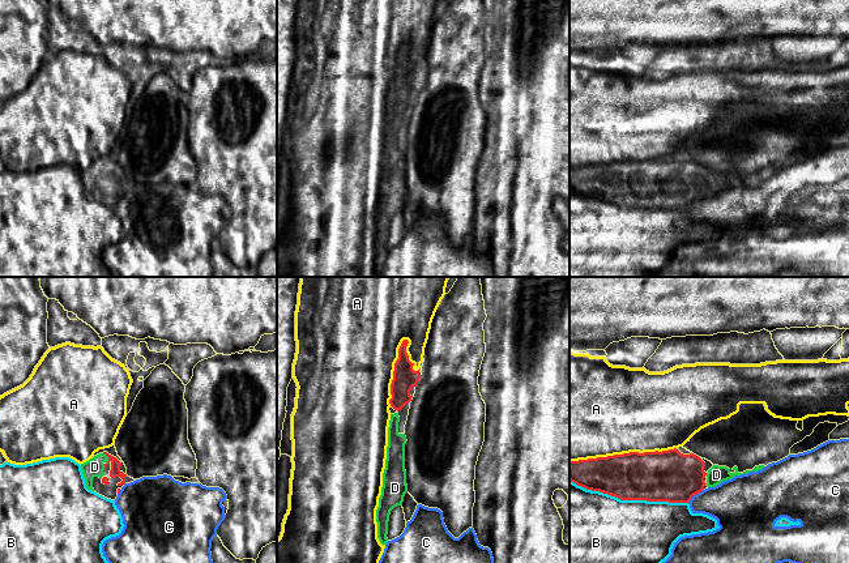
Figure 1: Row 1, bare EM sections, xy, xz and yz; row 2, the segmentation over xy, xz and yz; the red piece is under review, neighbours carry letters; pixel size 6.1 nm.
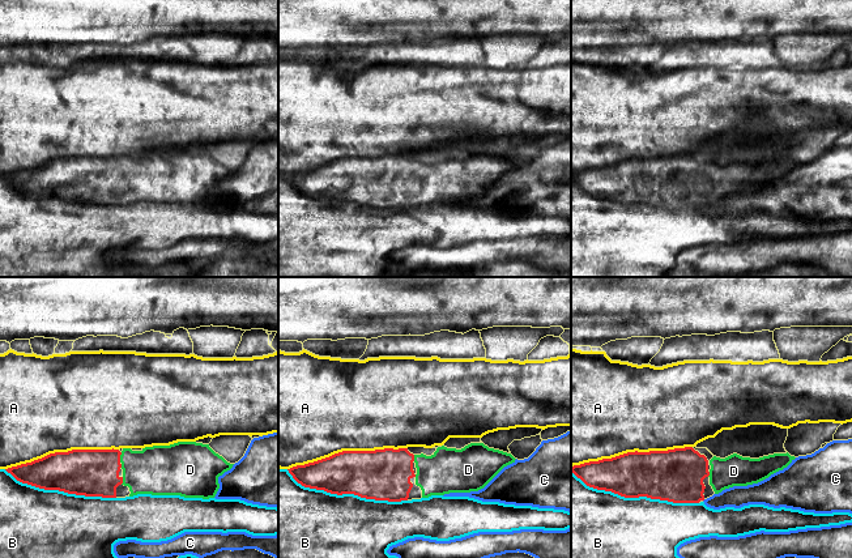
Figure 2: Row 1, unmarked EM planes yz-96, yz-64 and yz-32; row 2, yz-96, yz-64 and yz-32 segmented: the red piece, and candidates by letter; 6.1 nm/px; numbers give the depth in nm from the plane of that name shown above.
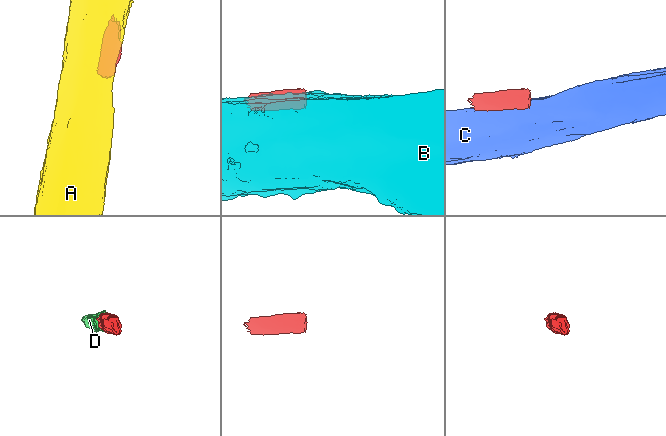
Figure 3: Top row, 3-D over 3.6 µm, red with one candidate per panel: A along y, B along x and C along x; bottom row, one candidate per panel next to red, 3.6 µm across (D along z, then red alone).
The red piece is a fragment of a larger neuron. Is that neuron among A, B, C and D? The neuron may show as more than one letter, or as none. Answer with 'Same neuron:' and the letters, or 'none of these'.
Same neuron: D

